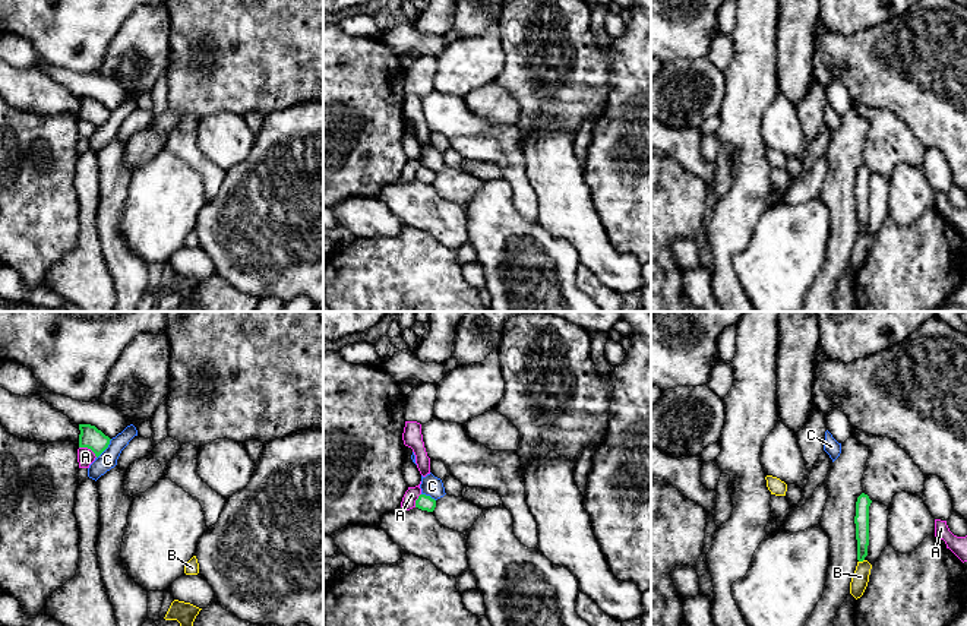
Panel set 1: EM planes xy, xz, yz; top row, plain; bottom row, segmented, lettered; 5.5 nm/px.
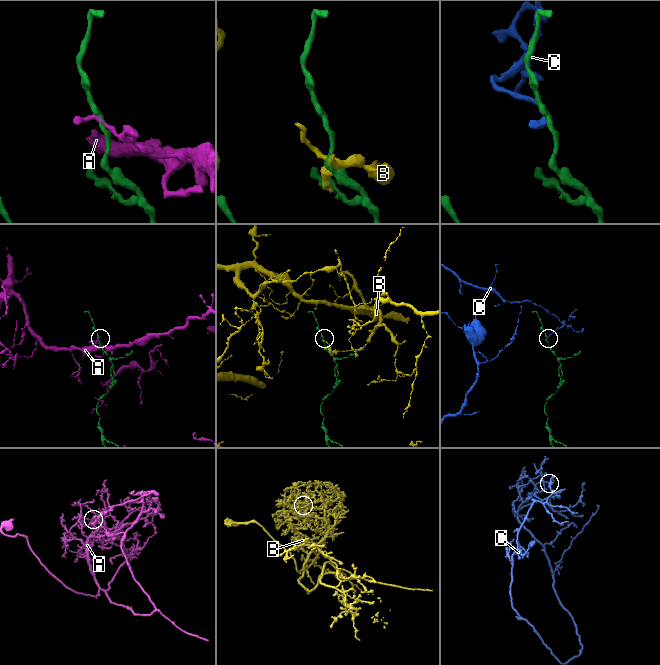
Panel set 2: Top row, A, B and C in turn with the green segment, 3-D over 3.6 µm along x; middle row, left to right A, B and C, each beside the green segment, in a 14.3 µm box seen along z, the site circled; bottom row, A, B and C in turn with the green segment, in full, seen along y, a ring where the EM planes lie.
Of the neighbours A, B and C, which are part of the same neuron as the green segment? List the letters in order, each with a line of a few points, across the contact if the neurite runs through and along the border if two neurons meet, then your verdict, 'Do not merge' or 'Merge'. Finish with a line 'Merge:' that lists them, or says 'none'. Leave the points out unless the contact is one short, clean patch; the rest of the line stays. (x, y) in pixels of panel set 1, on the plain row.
A: Line: xy (79, 119), (87, 119), (97, 129). Do not merge
B: Line: yz (863, 231), (859, 234). Do not merge
C: Line: xy (111, 111), (97, 130). Do not merge
Merge: none

